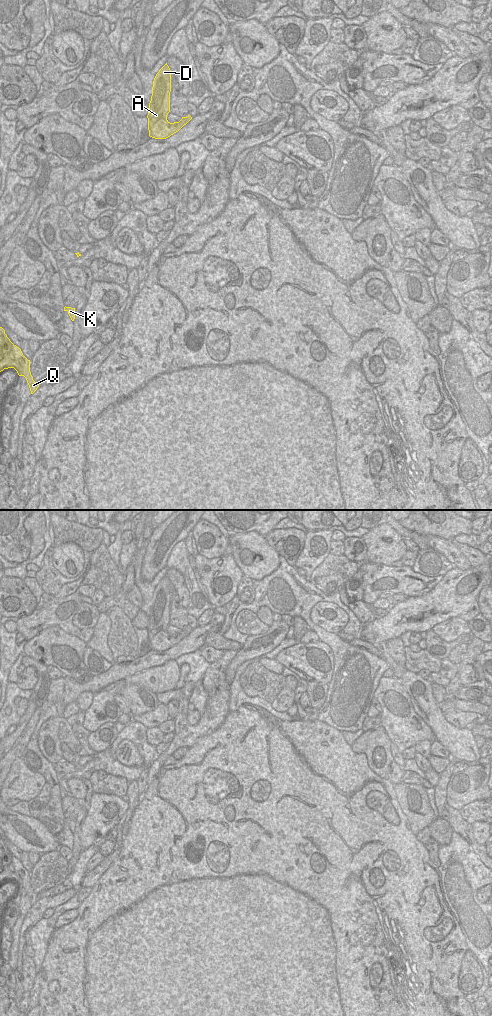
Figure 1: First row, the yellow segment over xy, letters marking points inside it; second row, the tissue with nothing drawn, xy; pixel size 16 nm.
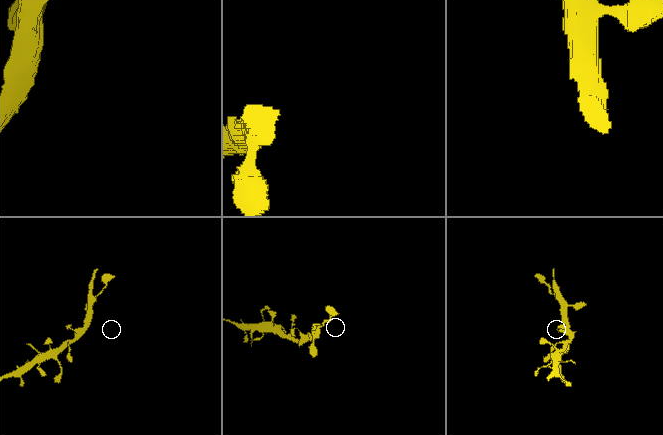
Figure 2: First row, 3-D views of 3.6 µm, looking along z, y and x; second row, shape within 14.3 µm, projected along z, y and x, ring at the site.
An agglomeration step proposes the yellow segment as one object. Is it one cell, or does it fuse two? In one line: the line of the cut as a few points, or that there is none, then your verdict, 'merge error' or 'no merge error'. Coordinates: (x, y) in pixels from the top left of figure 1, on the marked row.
cut none; no merge error

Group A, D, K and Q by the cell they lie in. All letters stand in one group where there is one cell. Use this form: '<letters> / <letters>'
A D K Q

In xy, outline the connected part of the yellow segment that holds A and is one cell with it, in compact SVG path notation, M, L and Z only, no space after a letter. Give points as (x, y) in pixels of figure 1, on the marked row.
M167 63L156 74L148 110L149 136L155 139L166 139L178 132L192 117L182 117L179 122L170 123L167 115L170 112L171 70Z

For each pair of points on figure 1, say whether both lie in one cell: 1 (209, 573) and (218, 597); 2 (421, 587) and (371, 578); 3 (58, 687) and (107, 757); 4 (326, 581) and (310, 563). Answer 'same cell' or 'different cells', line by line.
1: same cell
2: same cell
3: different cells
4: different cells

